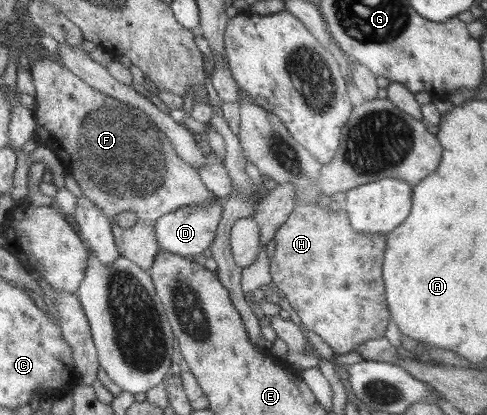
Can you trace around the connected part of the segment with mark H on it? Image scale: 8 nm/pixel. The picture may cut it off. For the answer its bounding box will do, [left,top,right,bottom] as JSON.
[269,202,391,354]

